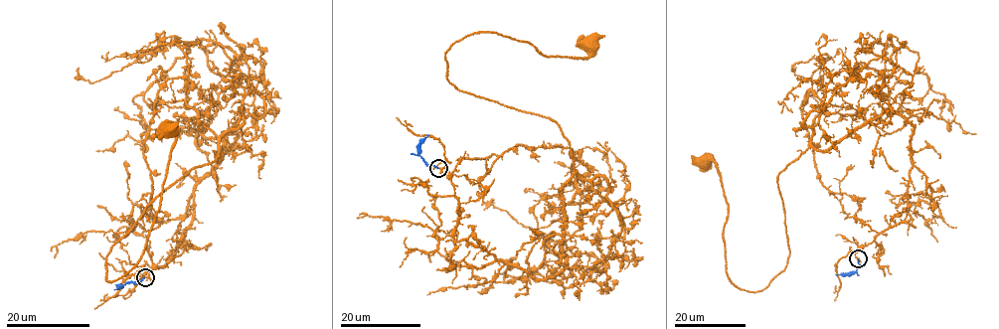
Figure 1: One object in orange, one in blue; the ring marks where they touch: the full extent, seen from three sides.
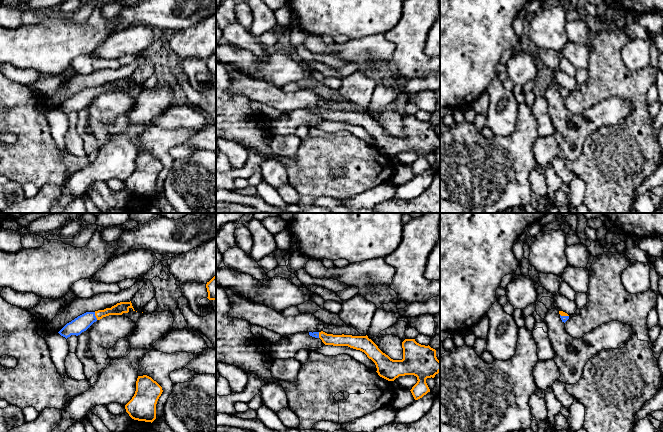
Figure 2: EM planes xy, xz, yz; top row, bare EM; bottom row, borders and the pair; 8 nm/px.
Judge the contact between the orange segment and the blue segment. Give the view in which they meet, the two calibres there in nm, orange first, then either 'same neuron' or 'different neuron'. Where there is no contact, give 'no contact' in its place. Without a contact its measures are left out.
contact in xy; calibres 100 and 130 nm; same neuron

